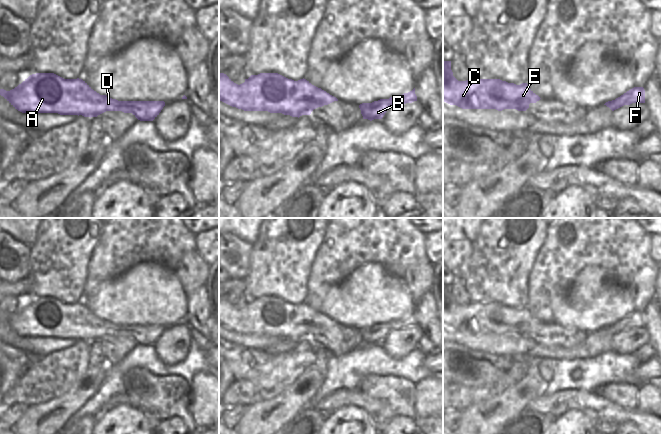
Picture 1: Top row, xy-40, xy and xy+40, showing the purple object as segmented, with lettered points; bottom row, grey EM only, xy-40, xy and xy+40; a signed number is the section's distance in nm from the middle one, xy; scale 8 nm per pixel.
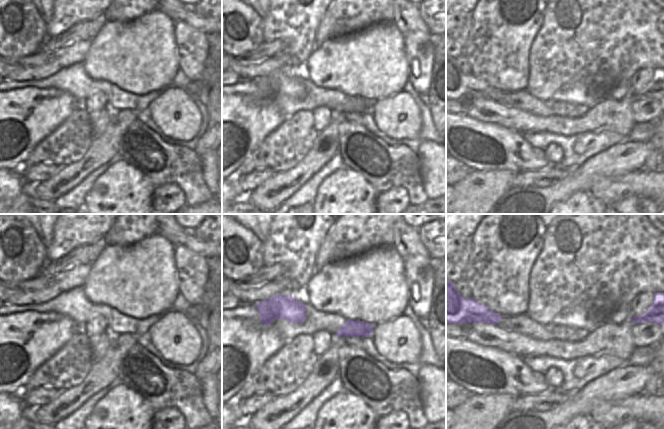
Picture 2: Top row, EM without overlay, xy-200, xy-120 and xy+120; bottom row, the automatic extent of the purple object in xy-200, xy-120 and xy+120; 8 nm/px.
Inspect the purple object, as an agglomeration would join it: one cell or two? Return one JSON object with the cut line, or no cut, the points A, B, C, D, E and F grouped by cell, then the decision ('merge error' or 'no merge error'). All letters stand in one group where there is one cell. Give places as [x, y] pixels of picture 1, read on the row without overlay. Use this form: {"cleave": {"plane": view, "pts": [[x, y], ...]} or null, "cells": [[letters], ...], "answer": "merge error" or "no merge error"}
{"cleave": {"plane": "xy", "pts": [[389, 322], [391, 330]]}, "cells": [["A", "B", "C", "D", "E"], ["F"]], "answer": "merge error"}

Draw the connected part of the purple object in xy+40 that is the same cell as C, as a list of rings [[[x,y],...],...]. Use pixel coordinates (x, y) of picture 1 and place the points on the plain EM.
[[[443,285],[443,325],[462,333],[516,333],[526,335],[530,327],[541,322],[527,307],[516,309],[500,303],[458,305],[451,294],[451,285]]]

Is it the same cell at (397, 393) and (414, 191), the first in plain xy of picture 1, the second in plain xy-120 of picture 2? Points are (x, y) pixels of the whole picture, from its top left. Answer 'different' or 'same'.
same

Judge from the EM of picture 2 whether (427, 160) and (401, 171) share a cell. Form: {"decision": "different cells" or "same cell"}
{"decision": "different cells"}

